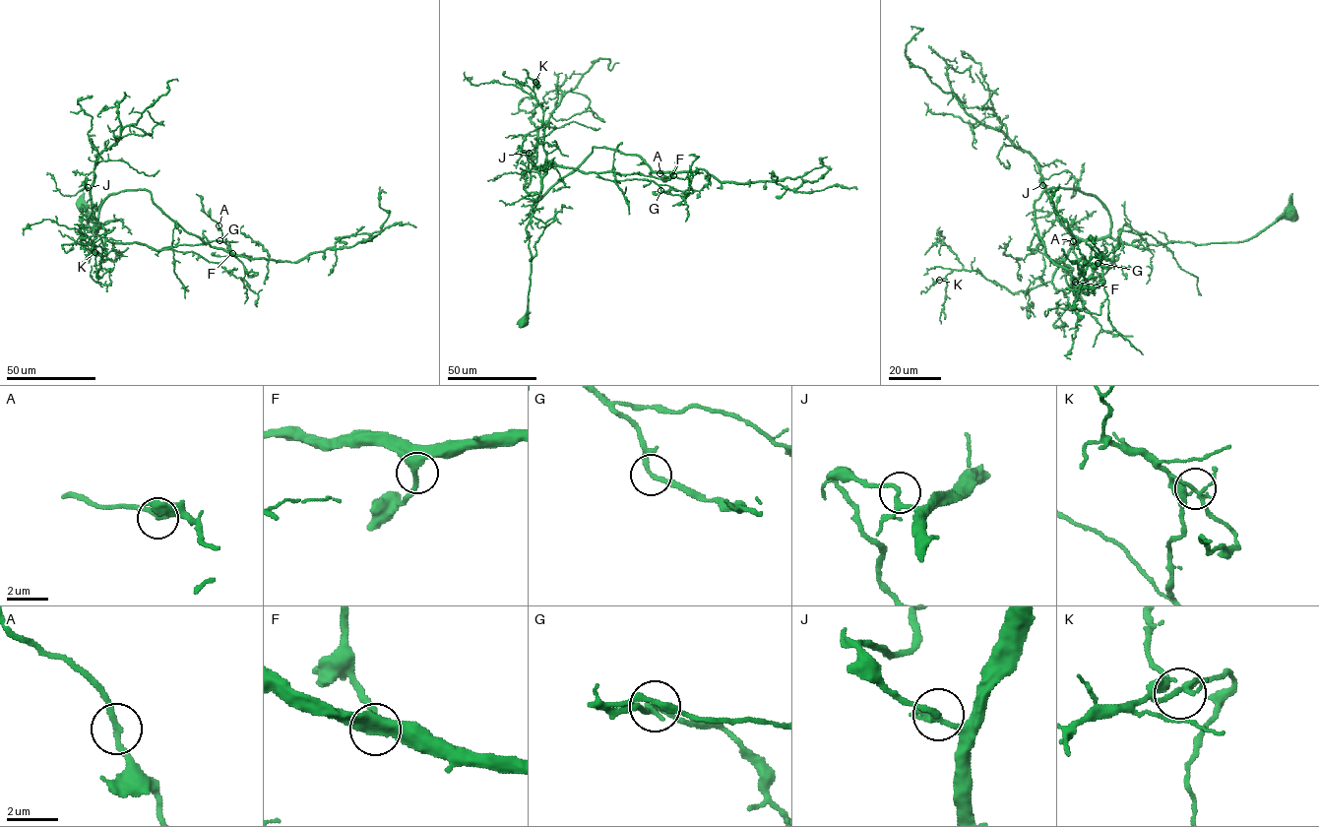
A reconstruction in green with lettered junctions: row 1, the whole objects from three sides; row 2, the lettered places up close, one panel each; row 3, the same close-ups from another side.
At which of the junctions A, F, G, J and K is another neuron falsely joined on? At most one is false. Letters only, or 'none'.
none

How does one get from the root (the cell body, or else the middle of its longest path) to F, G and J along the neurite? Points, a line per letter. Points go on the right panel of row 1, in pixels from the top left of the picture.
F: (1290, 214), (1242, 241), (1137, 248), (1110, 236), (1098, 199), (1048, 188), (1035, 225), (1075, 282)
G: (1290, 214), (1233, 242), (1137, 248), (1108, 237), (1081, 240), (1059, 264), (1078, 278), (1085, 263), (1099, 263)
J: (1290, 214), (1242, 241), (1200, 244), (1169, 241), (1137, 248), (1108, 237), (1075, 237), (1057, 217), (1042, 185)

